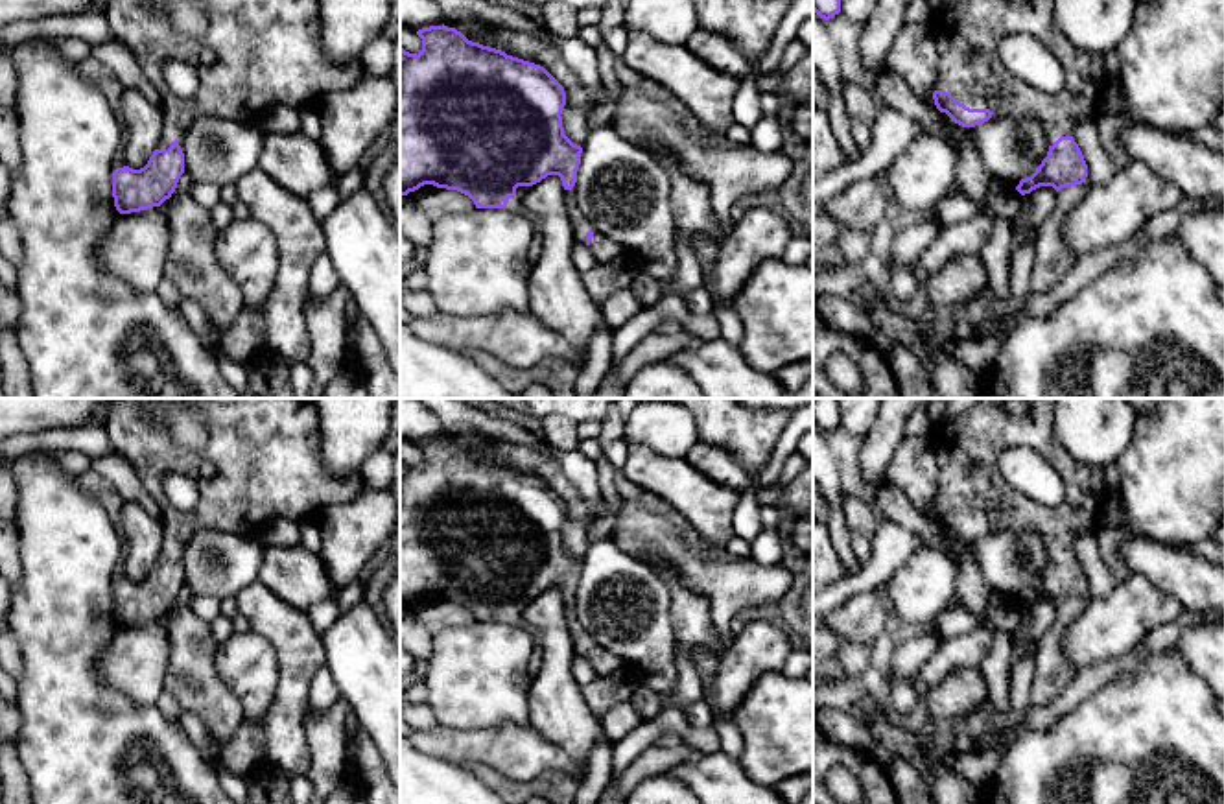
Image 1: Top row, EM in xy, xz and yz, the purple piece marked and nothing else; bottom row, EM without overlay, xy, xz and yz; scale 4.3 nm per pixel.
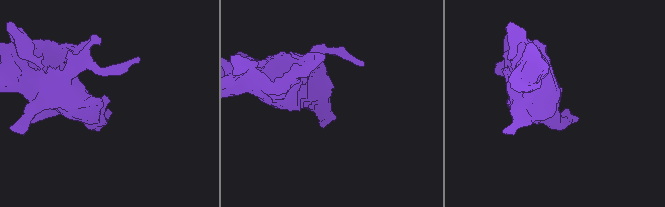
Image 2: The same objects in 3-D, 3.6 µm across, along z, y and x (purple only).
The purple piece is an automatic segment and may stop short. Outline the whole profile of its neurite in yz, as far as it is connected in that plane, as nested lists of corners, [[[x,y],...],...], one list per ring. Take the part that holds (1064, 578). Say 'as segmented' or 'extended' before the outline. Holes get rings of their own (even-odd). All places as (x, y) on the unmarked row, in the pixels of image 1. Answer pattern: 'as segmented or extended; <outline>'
extended; [[[981,398],[957,419],[931,432],[938,467],[935,518],[951,535],[975,540],[992,529],[1034,529],[1049,555],[1038,583],[1019,594],[1025,609],[1040,599],[1056,605],[1086,596],[1088,577],[1075,555],[1075,538],[1097,527],[1108,500],[1104,468],[1075,461],[1056,441],[1056,398],[1032,398],[1025,415],[1010,415]],[[1008,448],[1032,448],[1062,478],[1065,494],[1056,507],[1036,503],[1016,491],[995,461]]]

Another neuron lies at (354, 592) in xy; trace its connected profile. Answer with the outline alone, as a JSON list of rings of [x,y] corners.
[[[352,583],[352,585],[345,586],[337,596],[337,603],[339,603],[341,610],[350,609],[352,605],[356,605],[363,599],[365,599],[365,585],[361,585],[361,583]]]

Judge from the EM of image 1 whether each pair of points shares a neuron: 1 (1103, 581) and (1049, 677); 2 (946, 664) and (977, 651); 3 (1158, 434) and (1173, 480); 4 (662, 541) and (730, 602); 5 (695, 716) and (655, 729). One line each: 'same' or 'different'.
1: same
2: same
3: same
4: same
5: different

